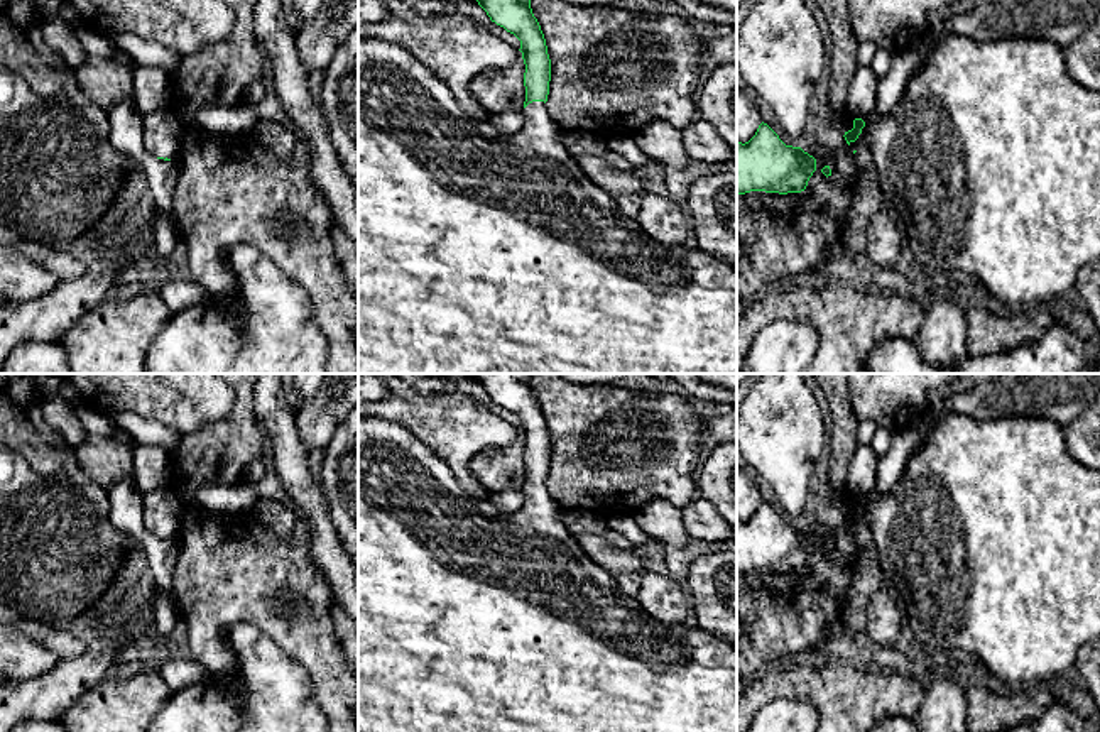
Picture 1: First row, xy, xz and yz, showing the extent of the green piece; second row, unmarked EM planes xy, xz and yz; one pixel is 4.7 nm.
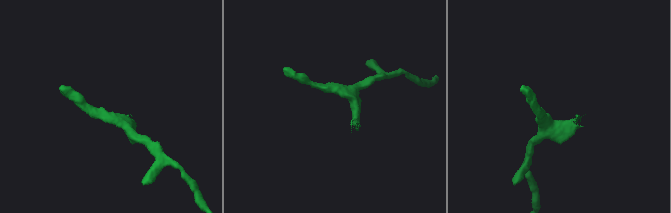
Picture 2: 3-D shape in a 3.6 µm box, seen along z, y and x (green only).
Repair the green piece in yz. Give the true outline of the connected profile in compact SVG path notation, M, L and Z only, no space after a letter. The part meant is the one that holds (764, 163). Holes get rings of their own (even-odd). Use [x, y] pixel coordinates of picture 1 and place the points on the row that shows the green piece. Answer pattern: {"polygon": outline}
{"polygon": "M760 123L755 135L737 144L737 193L801 193L816 171L816 159L801 147L786 145Z"}

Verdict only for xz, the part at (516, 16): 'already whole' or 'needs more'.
needs more

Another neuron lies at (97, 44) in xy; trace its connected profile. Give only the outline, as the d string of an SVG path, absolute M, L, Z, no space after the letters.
M74 25L71 29L91 57L112 59L118 51L103 32L91 30L86 25Z

